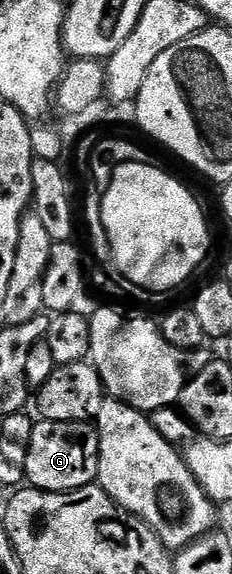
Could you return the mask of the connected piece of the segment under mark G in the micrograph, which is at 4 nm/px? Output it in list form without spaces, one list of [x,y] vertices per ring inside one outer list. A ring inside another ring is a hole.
[[[38,421],[27,448],[25,482],[32,489],[62,494],[96,483],[99,468],[99,436],[96,425],[87,422]]]

